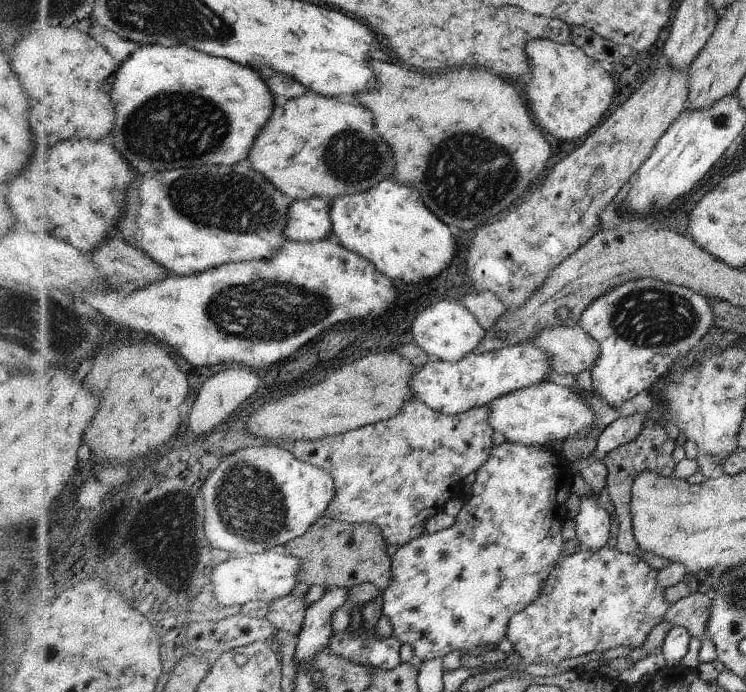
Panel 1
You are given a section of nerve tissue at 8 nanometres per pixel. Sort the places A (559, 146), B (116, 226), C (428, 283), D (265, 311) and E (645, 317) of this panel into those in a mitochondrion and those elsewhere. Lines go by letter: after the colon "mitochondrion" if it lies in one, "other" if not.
A: other
B: other
C: other
D: mitochondrion
E: mitochondrion

